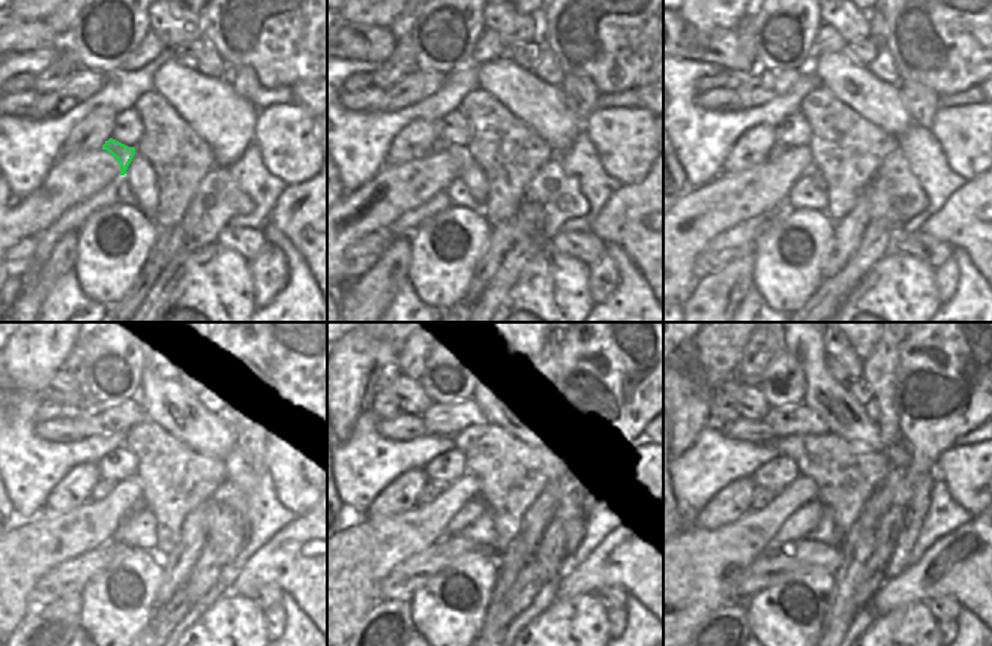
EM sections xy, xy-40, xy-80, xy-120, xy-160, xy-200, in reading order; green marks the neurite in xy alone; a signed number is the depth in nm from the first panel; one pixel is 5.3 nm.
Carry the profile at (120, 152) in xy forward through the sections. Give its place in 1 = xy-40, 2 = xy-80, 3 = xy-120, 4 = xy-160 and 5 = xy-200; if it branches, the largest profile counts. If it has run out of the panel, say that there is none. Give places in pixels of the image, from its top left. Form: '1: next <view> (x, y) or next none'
1: next xy-40 (441, 146)
2: next xy-80 (778, 150)
3: next xy-120 (102, 486)
4: next xy-160 (431, 490)
5: next xy-200 (761, 498)

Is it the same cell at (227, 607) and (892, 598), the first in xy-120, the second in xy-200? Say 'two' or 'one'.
two

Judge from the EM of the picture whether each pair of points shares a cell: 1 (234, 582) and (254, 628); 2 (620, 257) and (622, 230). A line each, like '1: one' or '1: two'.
1: two
2: two

